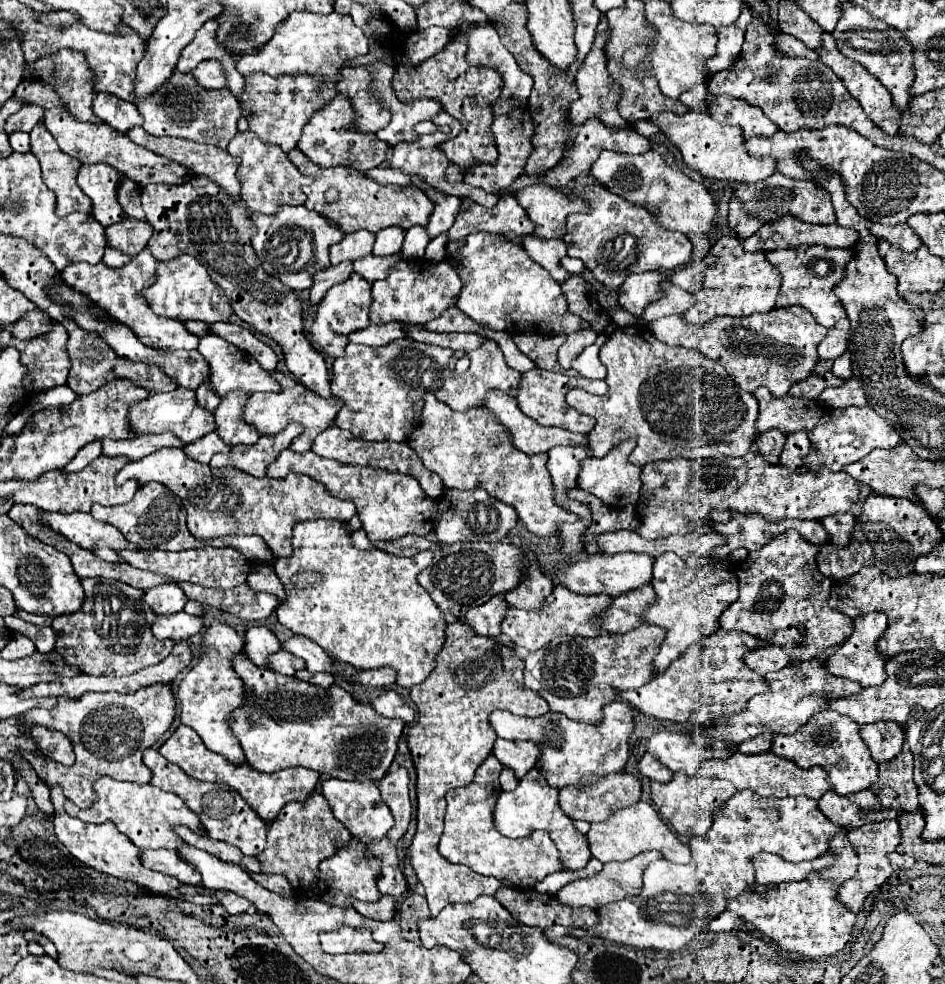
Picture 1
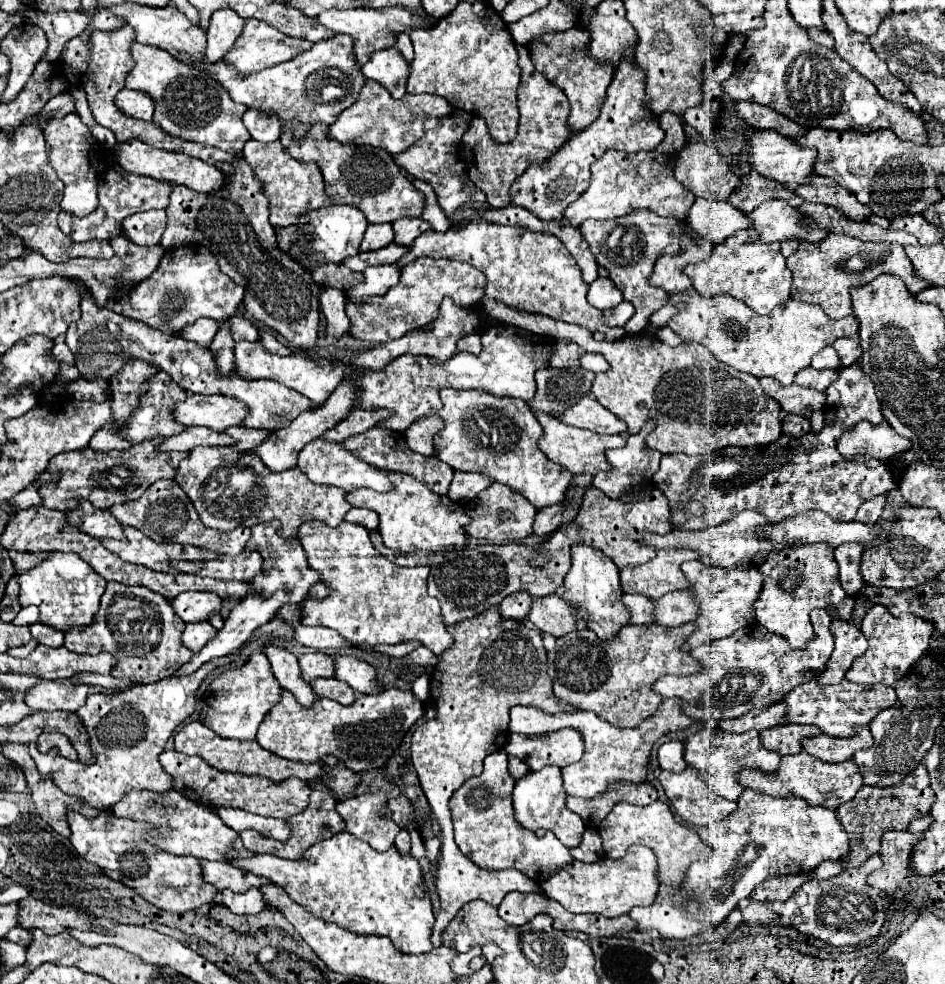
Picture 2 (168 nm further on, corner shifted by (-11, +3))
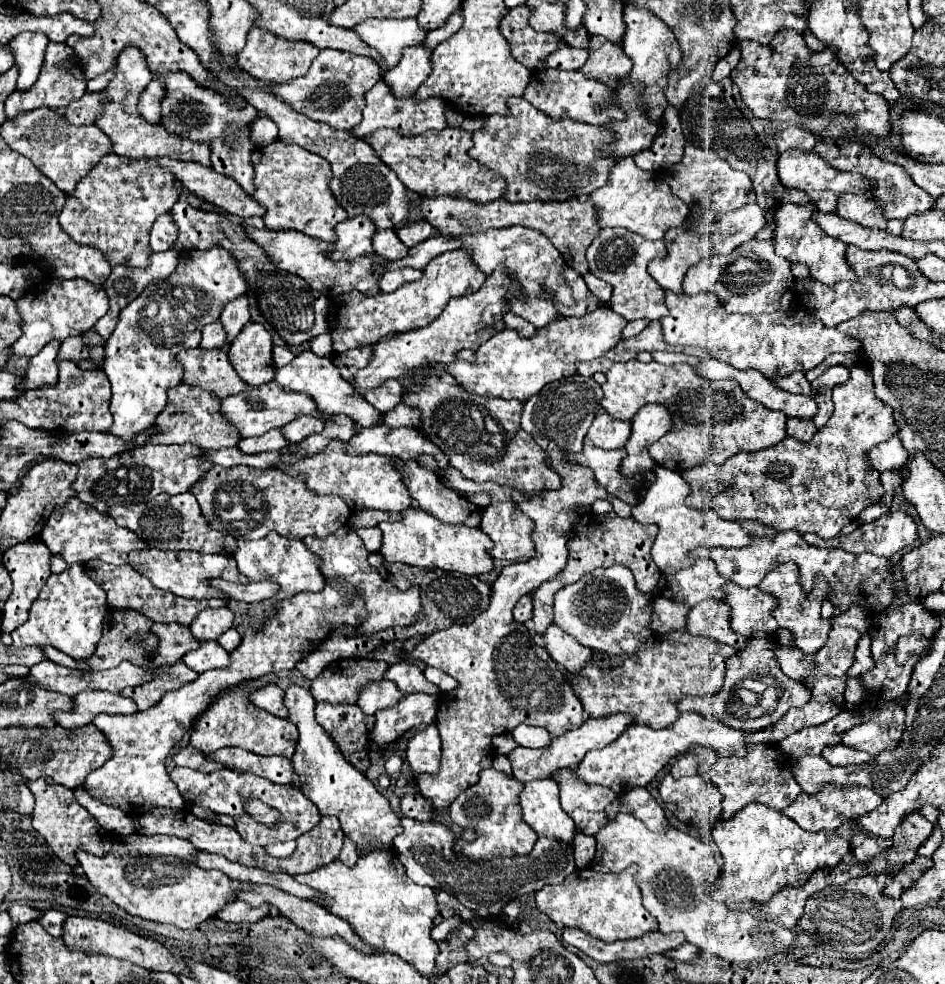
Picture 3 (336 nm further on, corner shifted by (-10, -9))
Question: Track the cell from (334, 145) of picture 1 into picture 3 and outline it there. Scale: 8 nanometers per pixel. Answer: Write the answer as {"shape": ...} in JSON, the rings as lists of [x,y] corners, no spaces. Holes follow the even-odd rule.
{"shape":[[[379,81],[377,85],[373,85],[367,91],[367,105],[365,105],[365,113],[363,113],[363,121],[353,129],[353,137],[355,139],[365,139],[369,135],[373,135],[377,129],[387,127],[397,131],[399,135],[421,135],[429,129],[445,129],[447,127],[447,115],[445,115],[445,103],[441,103],[441,99],[429,99],[429,101],[397,101],[393,99],[393,95],[389,93],[389,89],[385,89],[385,83]]]}

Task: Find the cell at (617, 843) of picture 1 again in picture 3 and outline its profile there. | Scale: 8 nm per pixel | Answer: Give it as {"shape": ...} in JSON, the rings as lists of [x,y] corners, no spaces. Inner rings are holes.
{"shape":[[[619,813],[613,821],[609,821],[605,825],[605,829],[601,829],[595,835],[595,839],[597,839],[597,851],[595,851],[595,857],[591,863],[591,867],[595,871],[615,873],[615,871],[623,871],[631,863],[639,865],[637,881],[639,881],[639,887],[643,893],[643,905],[649,909],[649,913],[653,913],[653,917],[657,917],[661,933],[681,931],[685,935],[685,941],[697,945],[701,951],[719,955],[721,959],[735,961],[735,963],[753,961],[759,957],[779,957],[781,953],[785,953],[793,945],[795,935],[787,927],[777,925],[775,921],[759,919],[743,909],[729,909],[727,905],[721,905],[721,903],[711,899],[709,881],[719,877],[721,867],[715,863],[711,849],[705,843],[701,843],[699,839],[695,839],[695,837],[691,837],[675,827],[669,827],[661,833],[649,831],[647,825],[631,813]]]}

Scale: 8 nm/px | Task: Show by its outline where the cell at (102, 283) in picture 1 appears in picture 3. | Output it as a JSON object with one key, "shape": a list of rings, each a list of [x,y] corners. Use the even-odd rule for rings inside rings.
{"shape":[[[209,323],[203,327],[203,339],[201,339],[201,349],[217,349],[225,341],[225,331],[221,329],[221,323]]]}

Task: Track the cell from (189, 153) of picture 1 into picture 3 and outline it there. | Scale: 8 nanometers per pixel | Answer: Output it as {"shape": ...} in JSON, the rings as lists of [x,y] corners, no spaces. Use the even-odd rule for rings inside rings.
{"shape":[[[125,47],[115,65],[115,77],[109,81],[109,85],[101,91],[101,105],[103,113],[95,119],[95,125],[111,139],[111,149],[115,155],[125,155],[133,159],[141,157],[171,157],[179,161],[195,161],[201,163],[203,167],[211,167],[209,161],[209,147],[207,145],[197,145],[193,141],[181,141],[179,137],[173,137],[171,133],[165,131],[163,125],[149,125],[141,121],[137,113],[137,97],[141,95],[141,89],[151,81],[153,73],[145,65],[145,59],[141,57],[141,51]]]}

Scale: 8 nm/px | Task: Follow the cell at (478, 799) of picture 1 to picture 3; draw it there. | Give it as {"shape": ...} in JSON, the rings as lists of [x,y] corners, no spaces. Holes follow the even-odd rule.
{"shape":[[[487,767],[481,771],[481,777],[475,785],[465,789],[461,797],[453,801],[449,807],[449,817],[459,833],[473,831],[473,841],[463,841],[461,853],[469,859],[491,859],[491,857],[517,857],[517,855],[529,855],[537,835],[521,821],[521,807],[519,807],[519,793],[523,789],[523,783],[515,777],[509,777],[493,767]]]}

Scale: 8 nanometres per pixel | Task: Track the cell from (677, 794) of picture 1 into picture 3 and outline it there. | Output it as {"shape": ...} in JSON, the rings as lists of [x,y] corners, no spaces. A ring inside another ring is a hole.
{"shape":[[[667,775],[659,785],[665,807],[685,825],[709,829],[721,817],[721,793],[701,775],[673,779]]]}

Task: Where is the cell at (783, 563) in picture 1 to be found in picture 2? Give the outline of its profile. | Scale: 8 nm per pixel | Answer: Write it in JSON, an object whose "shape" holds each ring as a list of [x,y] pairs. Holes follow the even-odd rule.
{"shape":[[[826,543],[798,545],[782,551],[772,551],[770,557],[758,567],[764,575],[764,587],[754,603],[756,621],[783,636],[792,648],[803,647],[812,637],[810,611],[816,607],[836,607],[838,617],[850,619],[854,611],[854,599],[850,599],[838,581],[838,563],[834,559],[834,547]]]}

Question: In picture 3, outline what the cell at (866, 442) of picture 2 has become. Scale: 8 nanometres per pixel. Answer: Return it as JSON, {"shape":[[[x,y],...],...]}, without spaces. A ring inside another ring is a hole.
{"shape":[[[893,437],[891,441],[885,441],[885,443],[877,445],[877,447],[873,447],[867,453],[867,461],[879,473],[887,471],[887,469],[899,469],[907,461],[907,451],[901,445],[899,437]]]}

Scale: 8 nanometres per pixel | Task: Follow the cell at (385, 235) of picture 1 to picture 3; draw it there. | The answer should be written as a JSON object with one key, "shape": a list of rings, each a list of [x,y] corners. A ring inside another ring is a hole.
{"shape":[[[417,221],[417,223],[407,223],[401,229],[397,229],[397,237],[401,239],[403,245],[407,247],[415,247],[423,241],[427,241],[429,237],[435,237],[437,229],[433,229],[427,221]]]}

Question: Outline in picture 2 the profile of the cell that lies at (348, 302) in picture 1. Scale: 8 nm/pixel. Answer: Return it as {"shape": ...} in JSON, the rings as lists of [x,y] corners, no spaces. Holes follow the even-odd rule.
{"shape":[[[380,265],[368,267],[364,271],[364,283],[346,291],[348,299],[352,301],[366,301],[370,295],[384,295],[390,287],[394,287],[400,279],[398,265]]]}

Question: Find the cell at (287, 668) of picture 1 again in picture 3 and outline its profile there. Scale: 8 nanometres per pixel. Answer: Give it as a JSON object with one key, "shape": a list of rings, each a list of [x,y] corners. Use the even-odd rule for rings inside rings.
{"shape":[[[345,659],[335,661],[323,669],[319,677],[311,681],[311,695],[315,701],[357,701],[357,685],[373,679],[381,681],[389,663],[369,659]]]}

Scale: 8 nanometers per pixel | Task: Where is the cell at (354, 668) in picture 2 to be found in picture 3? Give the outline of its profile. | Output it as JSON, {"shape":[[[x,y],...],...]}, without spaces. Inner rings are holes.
{"shape":[[[383,679],[383,681],[367,681],[365,687],[359,689],[357,705],[363,709],[365,715],[373,715],[379,709],[395,705],[401,697],[403,697],[403,693],[387,679]]]}

